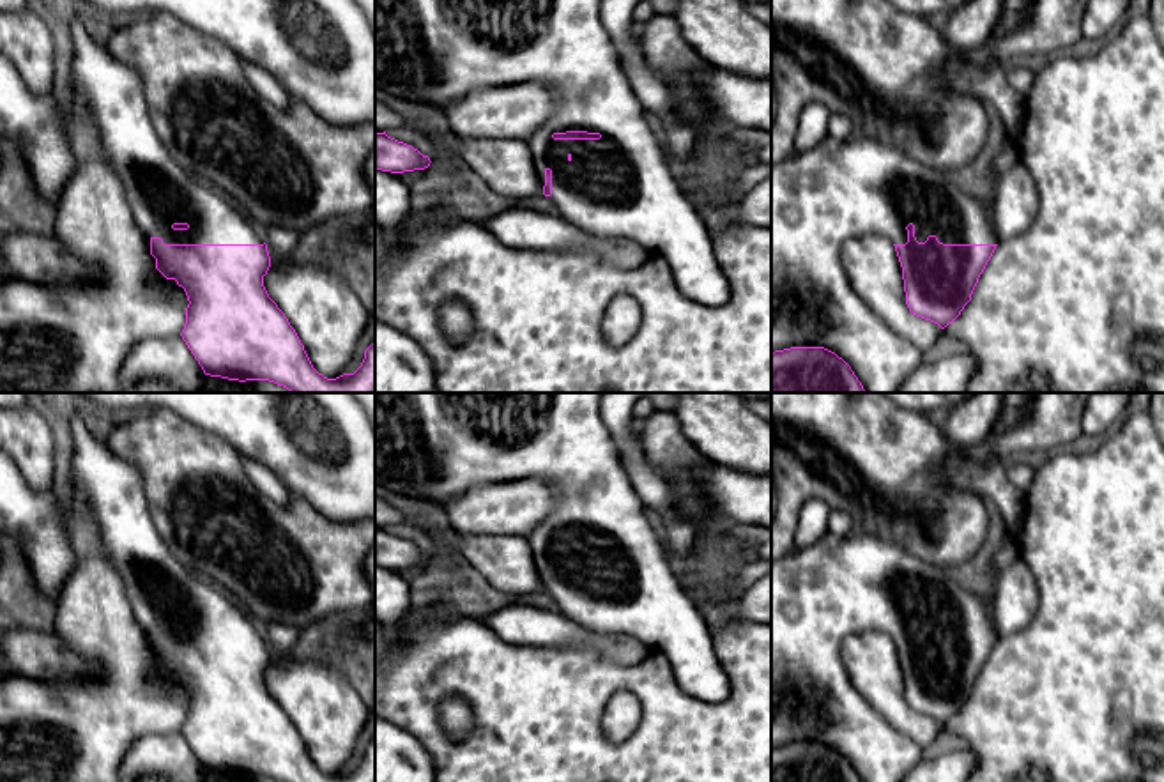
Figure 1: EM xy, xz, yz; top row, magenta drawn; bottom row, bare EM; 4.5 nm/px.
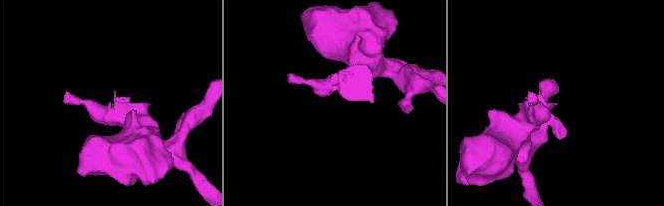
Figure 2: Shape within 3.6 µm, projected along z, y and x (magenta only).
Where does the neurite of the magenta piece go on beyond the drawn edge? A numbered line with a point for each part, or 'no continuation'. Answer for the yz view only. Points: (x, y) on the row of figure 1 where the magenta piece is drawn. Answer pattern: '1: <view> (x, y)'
1: yz (819, 200)

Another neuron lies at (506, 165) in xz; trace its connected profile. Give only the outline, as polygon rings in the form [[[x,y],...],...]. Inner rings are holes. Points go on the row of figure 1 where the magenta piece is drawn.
[[[455,136],[453,149],[499,195],[515,200],[543,195],[527,142]]]

